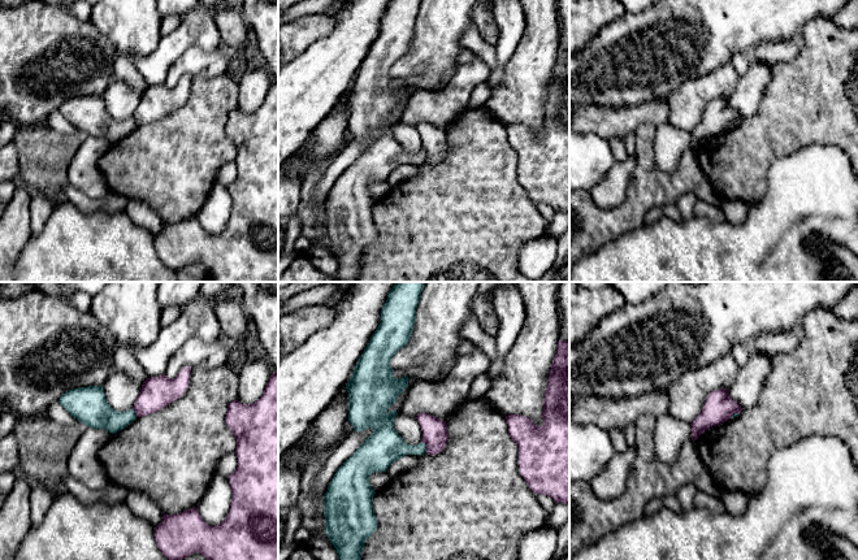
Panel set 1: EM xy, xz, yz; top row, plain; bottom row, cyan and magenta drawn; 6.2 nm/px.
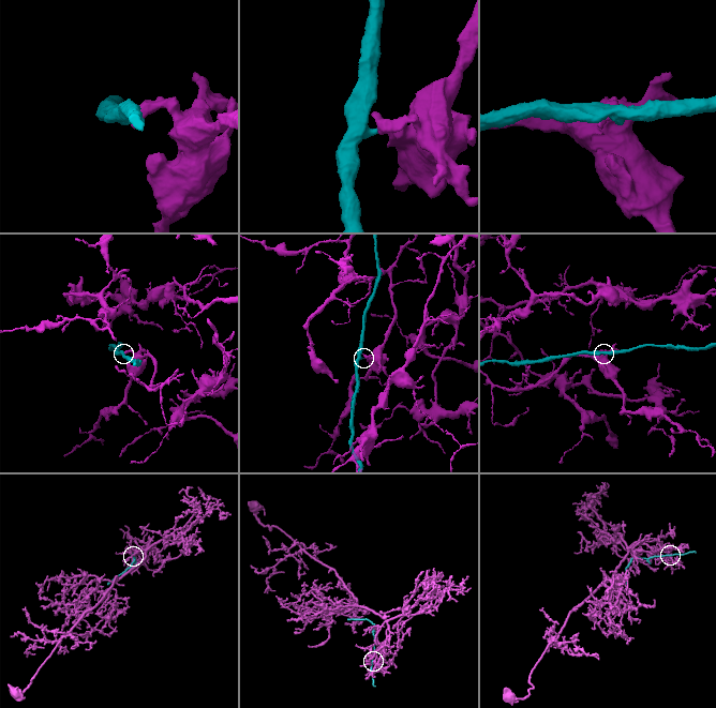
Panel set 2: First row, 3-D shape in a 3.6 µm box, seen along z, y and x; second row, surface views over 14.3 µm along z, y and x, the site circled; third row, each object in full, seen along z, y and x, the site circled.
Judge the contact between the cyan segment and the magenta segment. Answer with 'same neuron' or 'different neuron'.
different neuron

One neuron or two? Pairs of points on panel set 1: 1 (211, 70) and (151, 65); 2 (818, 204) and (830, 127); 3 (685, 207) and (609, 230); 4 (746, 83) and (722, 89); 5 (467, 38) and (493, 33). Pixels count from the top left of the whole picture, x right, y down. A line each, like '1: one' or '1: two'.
1: two
2: two
3: two
4: two
5: two

